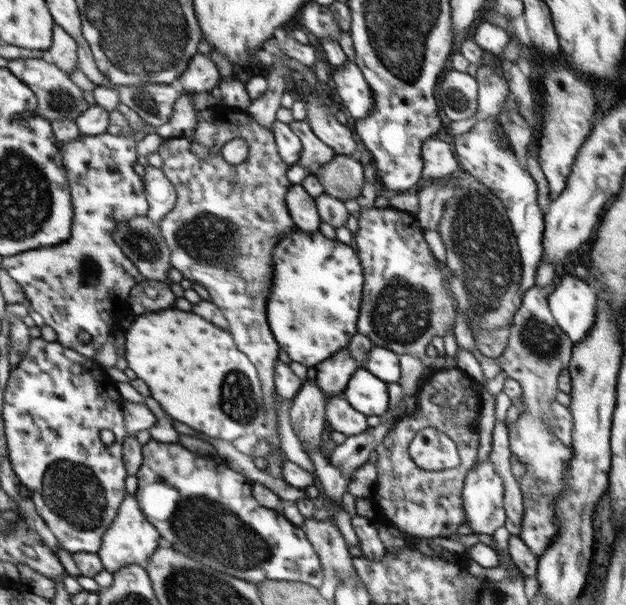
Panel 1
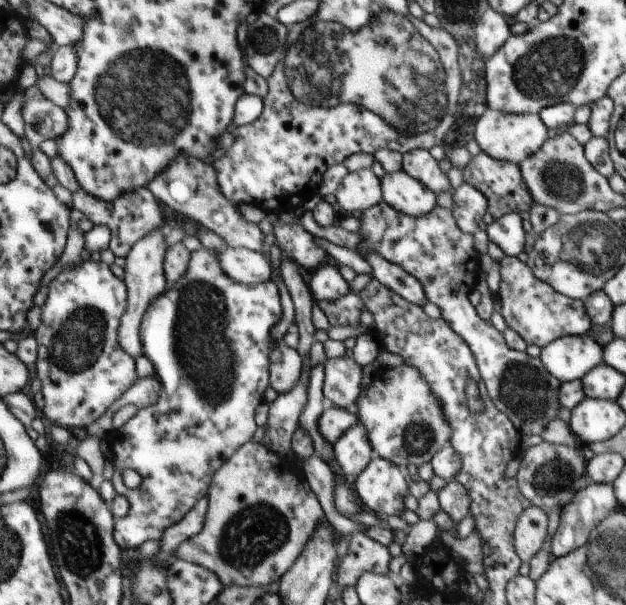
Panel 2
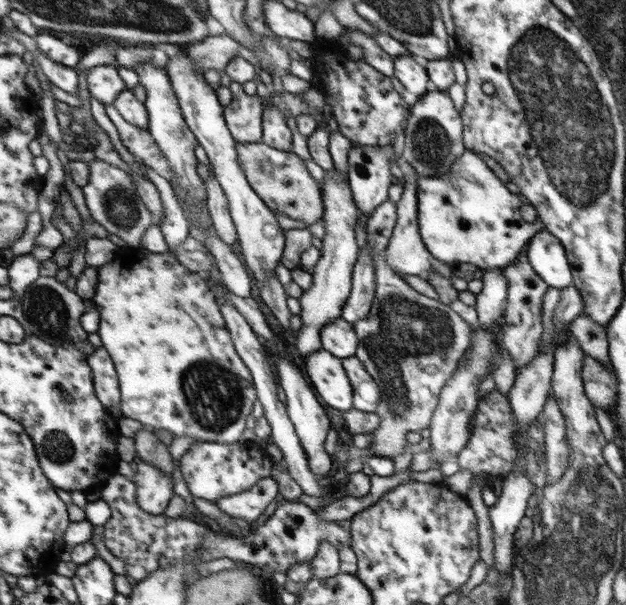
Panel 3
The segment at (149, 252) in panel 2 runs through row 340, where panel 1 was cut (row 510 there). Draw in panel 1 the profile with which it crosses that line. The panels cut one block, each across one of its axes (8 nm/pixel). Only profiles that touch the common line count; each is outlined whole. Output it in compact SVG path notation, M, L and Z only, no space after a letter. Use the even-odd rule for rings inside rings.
M127 494L126 499L122 502L118 517L106 532L106 536L103 537L102 549L98 552L98 555L102 558L104 568L109 572L116 573L118 570L134 564L149 566L151 557L162 545L164 545L164 541L158 527L147 518L138 498Z

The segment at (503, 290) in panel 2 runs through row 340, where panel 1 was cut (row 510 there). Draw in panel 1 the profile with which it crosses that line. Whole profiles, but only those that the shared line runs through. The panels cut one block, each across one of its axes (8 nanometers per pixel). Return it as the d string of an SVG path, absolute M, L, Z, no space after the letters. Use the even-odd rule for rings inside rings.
M554 284L545 288L529 288L520 298L520 305L514 312L513 324L510 325L507 347L500 356L503 364L497 362L501 371L509 379L516 380L522 390L523 404L527 406L523 415L519 415L513 425L506 425L509 450L525 465L525 474L516 481L523 498L524 513L519 537L523 544L538 558L549 548L556 533L554 520L554 498L563 492L562 474L566 464L573 457L572 448L567 448L550 430L550 402L555 401L553 392L557 390L557 374L570 362L573 356L573 343L559 329L550 313L547 296L553 292Z

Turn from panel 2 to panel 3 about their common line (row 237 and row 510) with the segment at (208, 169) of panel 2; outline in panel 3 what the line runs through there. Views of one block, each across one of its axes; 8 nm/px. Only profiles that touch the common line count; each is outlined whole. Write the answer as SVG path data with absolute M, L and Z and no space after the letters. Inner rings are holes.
M269 475L262 481L257 481L243 493L221 497L214 504L225 514L236 520L253 523L267 508L267 504L278 496L275 480Z

